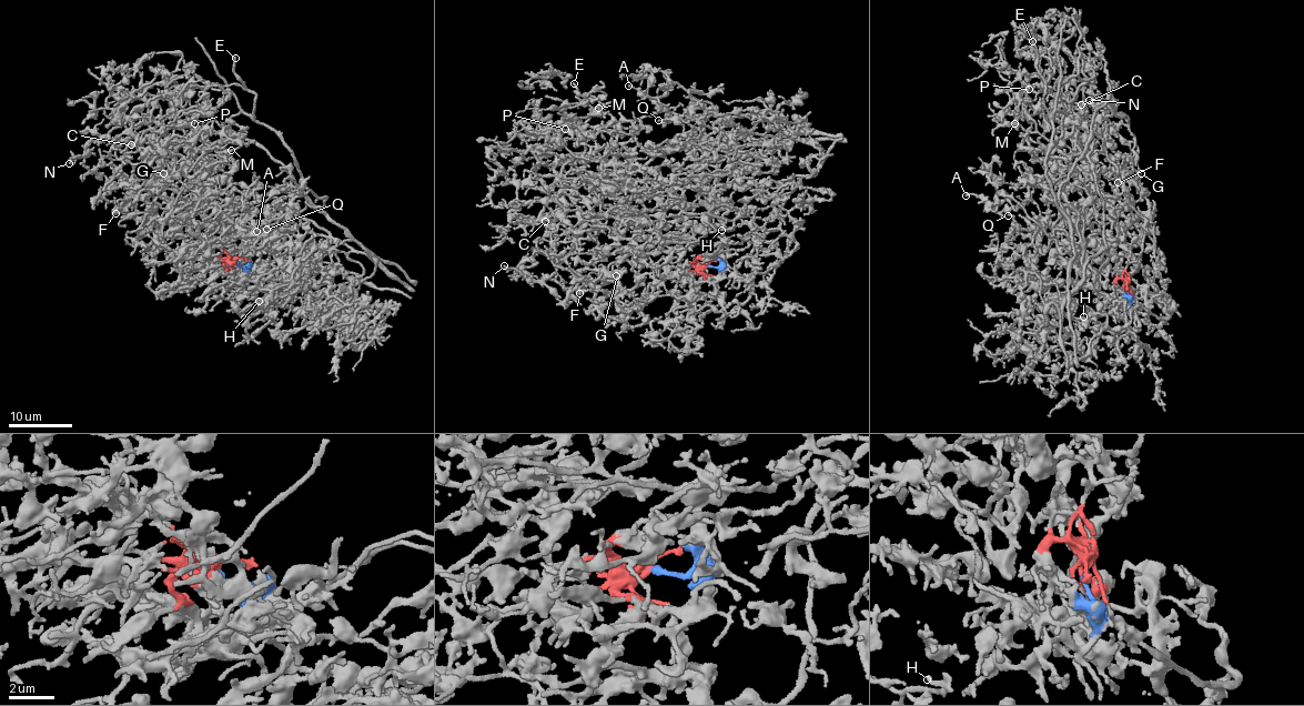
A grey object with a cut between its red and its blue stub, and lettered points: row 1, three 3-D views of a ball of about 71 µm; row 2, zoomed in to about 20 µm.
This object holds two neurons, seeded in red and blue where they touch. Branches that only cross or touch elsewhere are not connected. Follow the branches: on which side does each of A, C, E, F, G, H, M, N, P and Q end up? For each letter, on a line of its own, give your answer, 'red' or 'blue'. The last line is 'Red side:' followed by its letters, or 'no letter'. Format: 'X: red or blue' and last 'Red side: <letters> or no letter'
A: blue
C: red
E: red
F: red
G: red
H: blue
M: red
N: red
P: red
Q: blue
Red side: C, E, F, G, M, N, P

